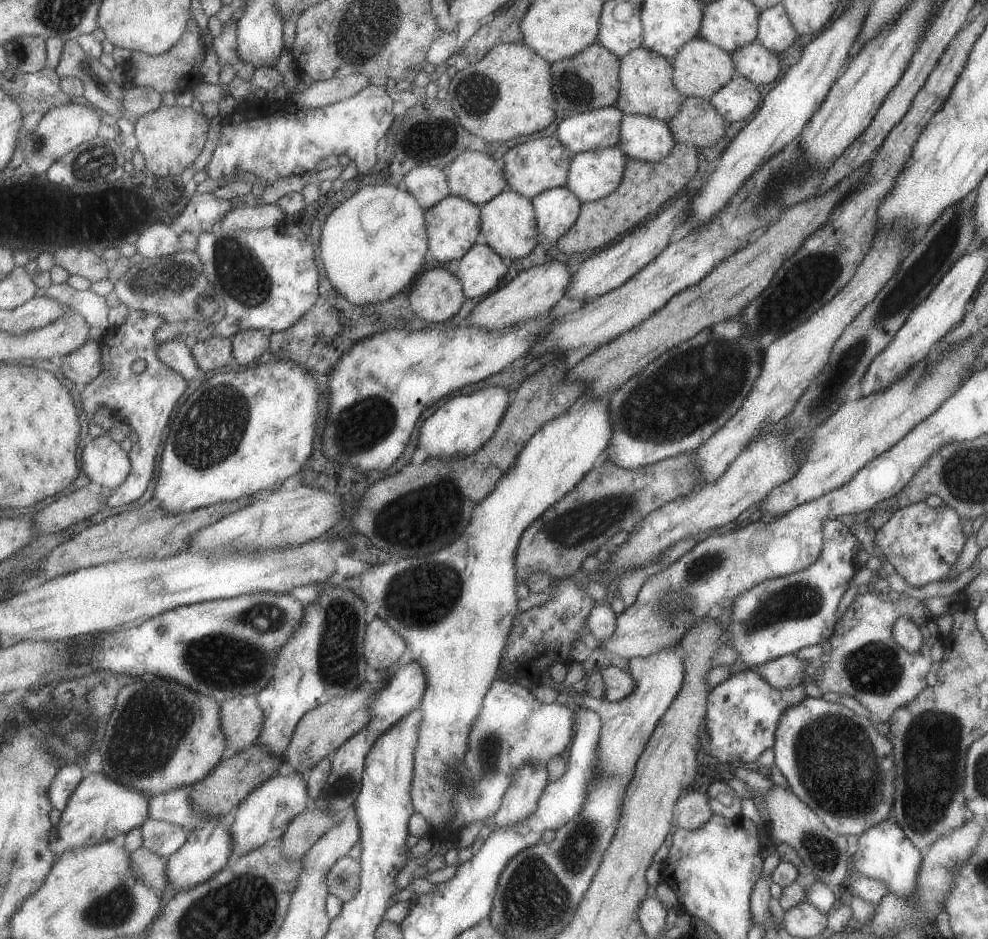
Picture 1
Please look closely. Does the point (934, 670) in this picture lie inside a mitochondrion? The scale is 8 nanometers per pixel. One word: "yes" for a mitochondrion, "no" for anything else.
no

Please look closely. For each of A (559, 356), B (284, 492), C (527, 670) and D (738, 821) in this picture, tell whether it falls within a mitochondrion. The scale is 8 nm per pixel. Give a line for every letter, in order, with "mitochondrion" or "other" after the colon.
A: other
B: other
C: other
D: other

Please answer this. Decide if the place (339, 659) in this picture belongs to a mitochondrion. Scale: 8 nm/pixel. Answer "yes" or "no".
yes

